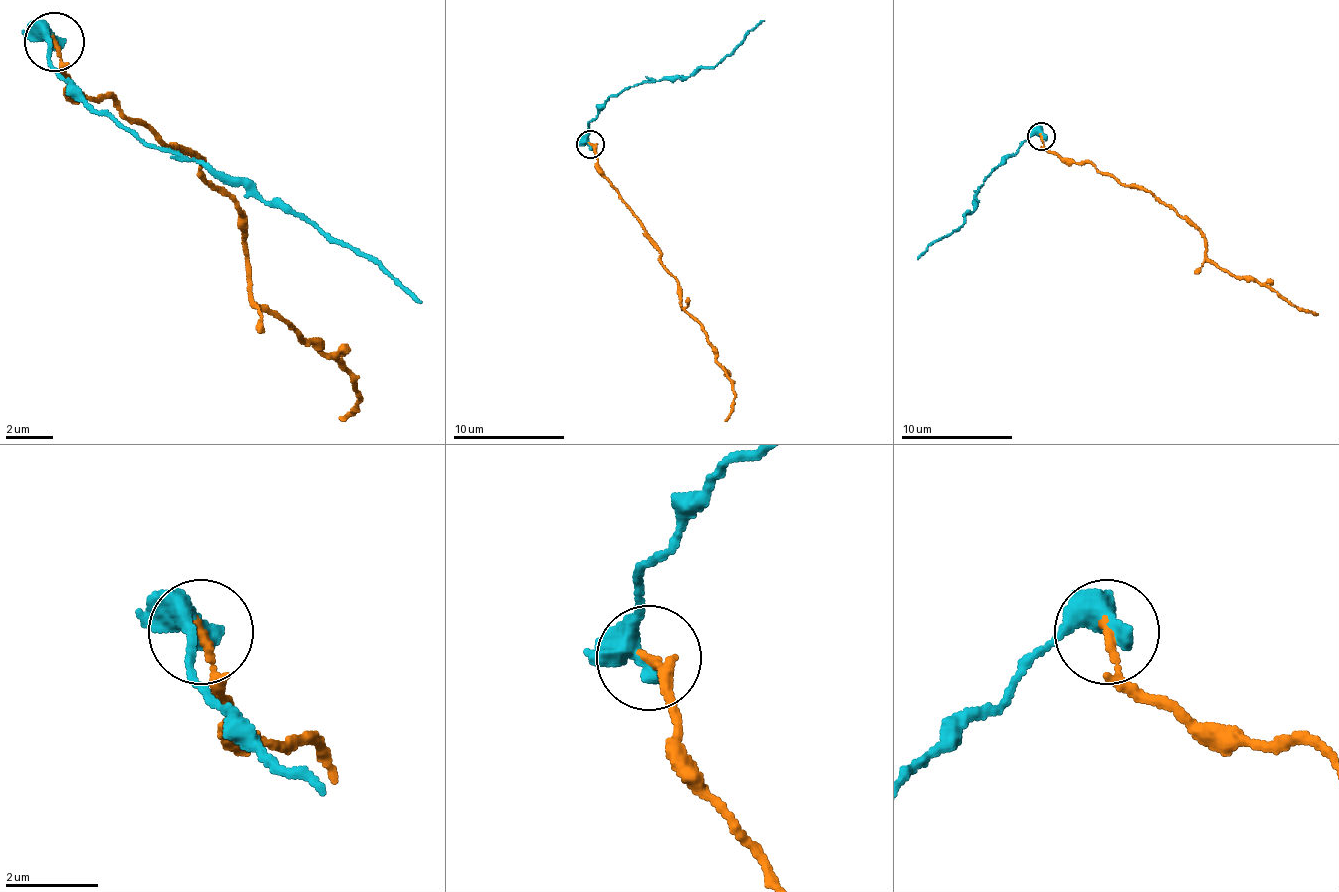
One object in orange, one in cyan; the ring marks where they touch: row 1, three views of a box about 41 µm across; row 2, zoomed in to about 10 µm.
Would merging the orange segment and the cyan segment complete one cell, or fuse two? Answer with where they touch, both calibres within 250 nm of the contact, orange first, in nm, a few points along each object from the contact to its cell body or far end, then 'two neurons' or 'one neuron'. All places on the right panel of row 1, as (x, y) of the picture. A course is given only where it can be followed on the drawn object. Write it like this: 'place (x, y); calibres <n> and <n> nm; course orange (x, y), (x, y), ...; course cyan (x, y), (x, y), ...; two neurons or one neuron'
place (1041, 136); calibres 180 and 440 nm; course orange (1041, 135), (1041, 144), (1064, 158), (1159, 197), (1201, 233), (1206, 255), (1231, 275), (1259, 281), (1318, 314); course cyan (1041, 135), (1033, 132), (994, 169), (980, 186), (966, 219), (935, 239), (918, 258); two neurons

